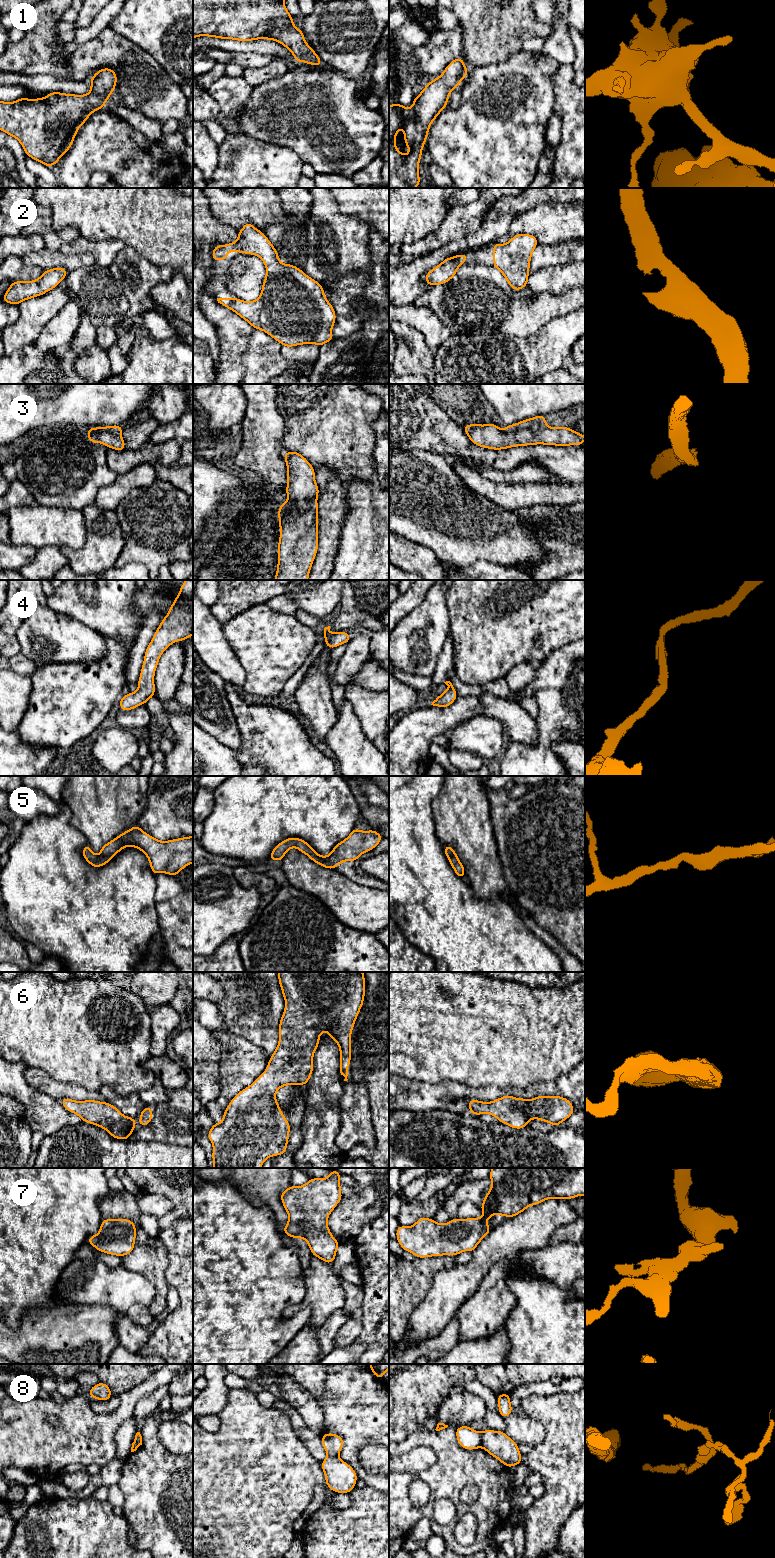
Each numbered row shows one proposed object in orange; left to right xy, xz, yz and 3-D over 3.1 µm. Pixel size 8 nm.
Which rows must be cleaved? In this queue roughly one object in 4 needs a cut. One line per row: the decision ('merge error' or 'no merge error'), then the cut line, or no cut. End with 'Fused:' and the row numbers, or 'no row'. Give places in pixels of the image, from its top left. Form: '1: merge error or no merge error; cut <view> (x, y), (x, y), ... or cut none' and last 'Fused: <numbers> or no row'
1: no merge error; cut none
2: no merge error; cut none
3: no merge error; cut none
4: no merge error; cut none
5: no merge error; cut none
6: no merge error; cut none
7: no merge error; cut none
8: merge error; cut xy (141, 1440), (136, 1445), (132, 1445)
Fused: 8

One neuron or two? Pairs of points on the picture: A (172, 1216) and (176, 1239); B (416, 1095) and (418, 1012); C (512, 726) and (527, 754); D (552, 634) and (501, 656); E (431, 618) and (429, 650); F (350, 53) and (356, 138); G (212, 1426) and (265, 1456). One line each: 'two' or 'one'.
A: two
B: two
C: two
D: one
E: one
F: two
G: two

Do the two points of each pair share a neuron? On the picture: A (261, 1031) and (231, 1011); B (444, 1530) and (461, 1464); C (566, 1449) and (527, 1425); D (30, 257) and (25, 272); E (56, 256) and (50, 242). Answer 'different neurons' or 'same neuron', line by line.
A: same neuron
B: same neuron
C: different neurons
D: different neurons
E: different neurons

